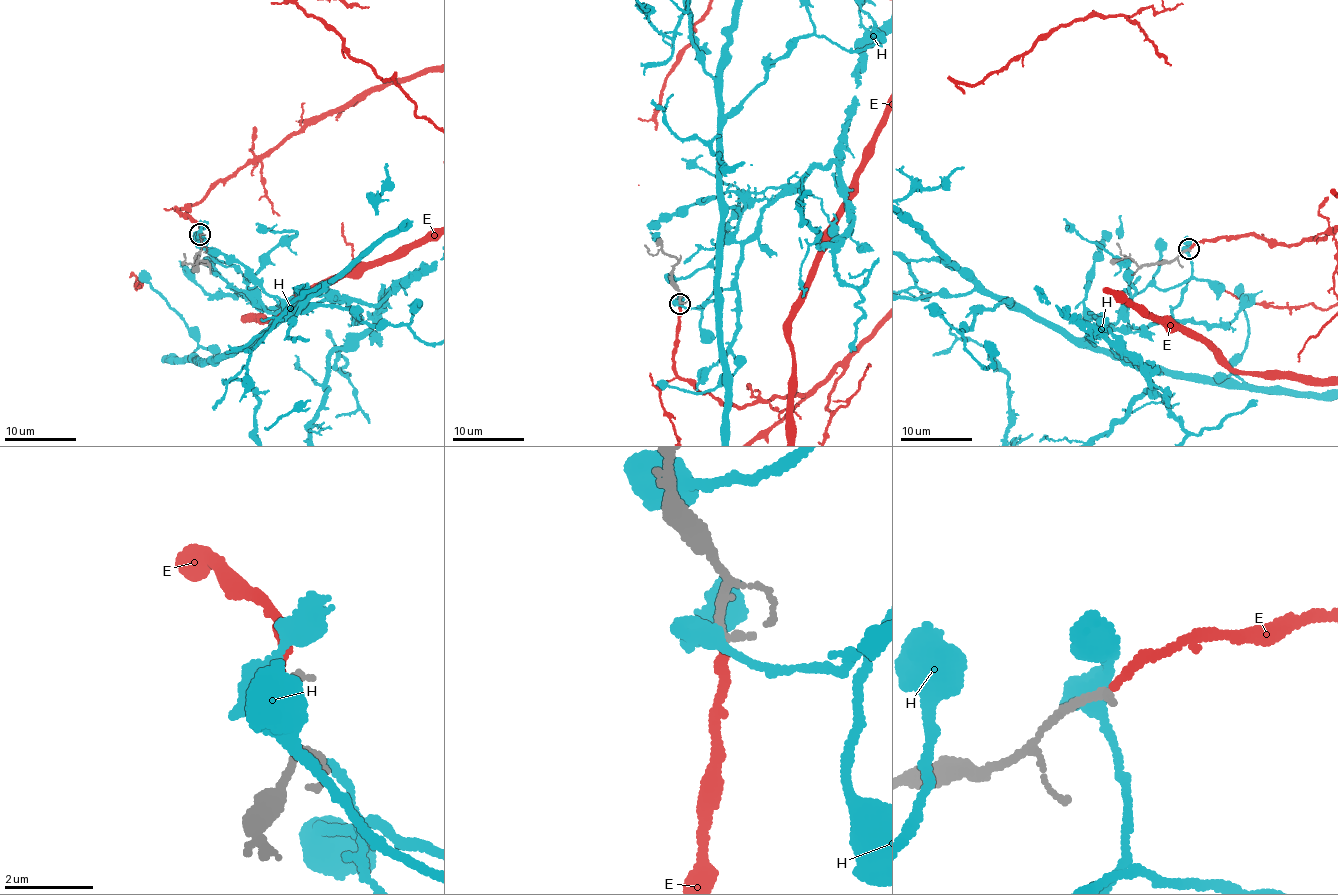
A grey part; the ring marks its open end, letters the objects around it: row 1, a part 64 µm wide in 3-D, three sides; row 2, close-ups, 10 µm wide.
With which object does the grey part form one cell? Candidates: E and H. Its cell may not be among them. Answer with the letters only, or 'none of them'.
E

